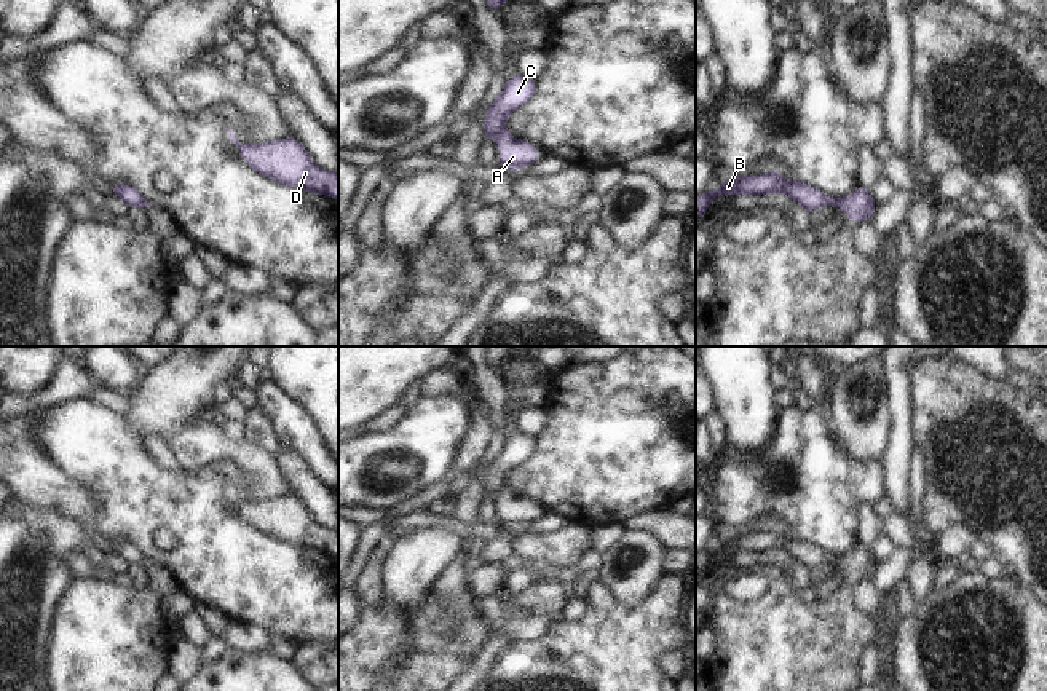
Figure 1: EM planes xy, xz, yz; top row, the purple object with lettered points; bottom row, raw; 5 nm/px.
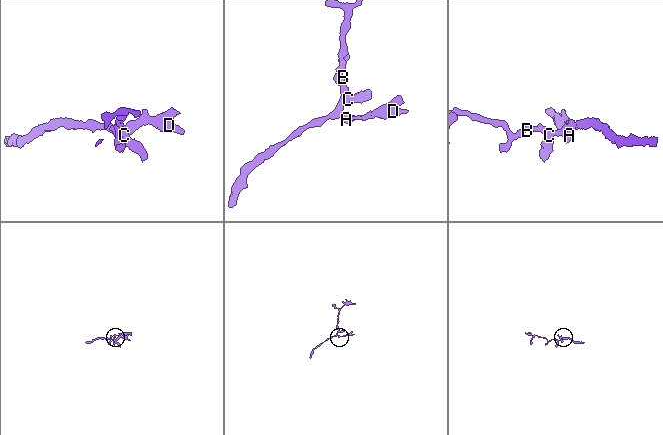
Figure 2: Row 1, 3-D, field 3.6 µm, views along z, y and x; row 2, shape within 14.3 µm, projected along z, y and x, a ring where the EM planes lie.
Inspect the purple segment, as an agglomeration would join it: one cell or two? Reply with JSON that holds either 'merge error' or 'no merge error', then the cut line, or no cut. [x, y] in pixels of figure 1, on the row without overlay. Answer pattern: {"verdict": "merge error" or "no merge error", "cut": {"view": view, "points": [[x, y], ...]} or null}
{"verdict": "merge error", "cut": {"view": "xz", "points": [[503, 487], [497, 498]]}}

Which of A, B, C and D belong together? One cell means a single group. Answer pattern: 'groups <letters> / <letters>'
groups A D / B C

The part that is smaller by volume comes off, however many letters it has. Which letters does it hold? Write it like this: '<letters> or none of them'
A, D

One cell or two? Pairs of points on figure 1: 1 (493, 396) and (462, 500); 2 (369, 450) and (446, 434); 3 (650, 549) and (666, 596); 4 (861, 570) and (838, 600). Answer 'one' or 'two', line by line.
1: one
2: one
3: two
4: one

